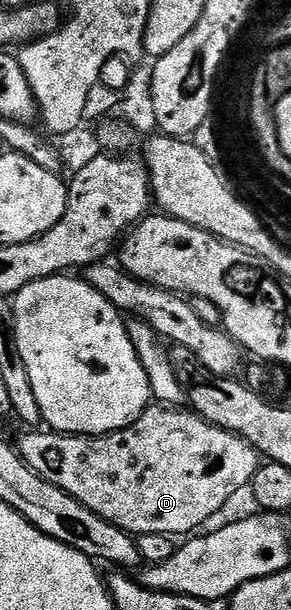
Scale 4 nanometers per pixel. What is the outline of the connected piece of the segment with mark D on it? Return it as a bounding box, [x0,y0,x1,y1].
[17,405,261,537]

